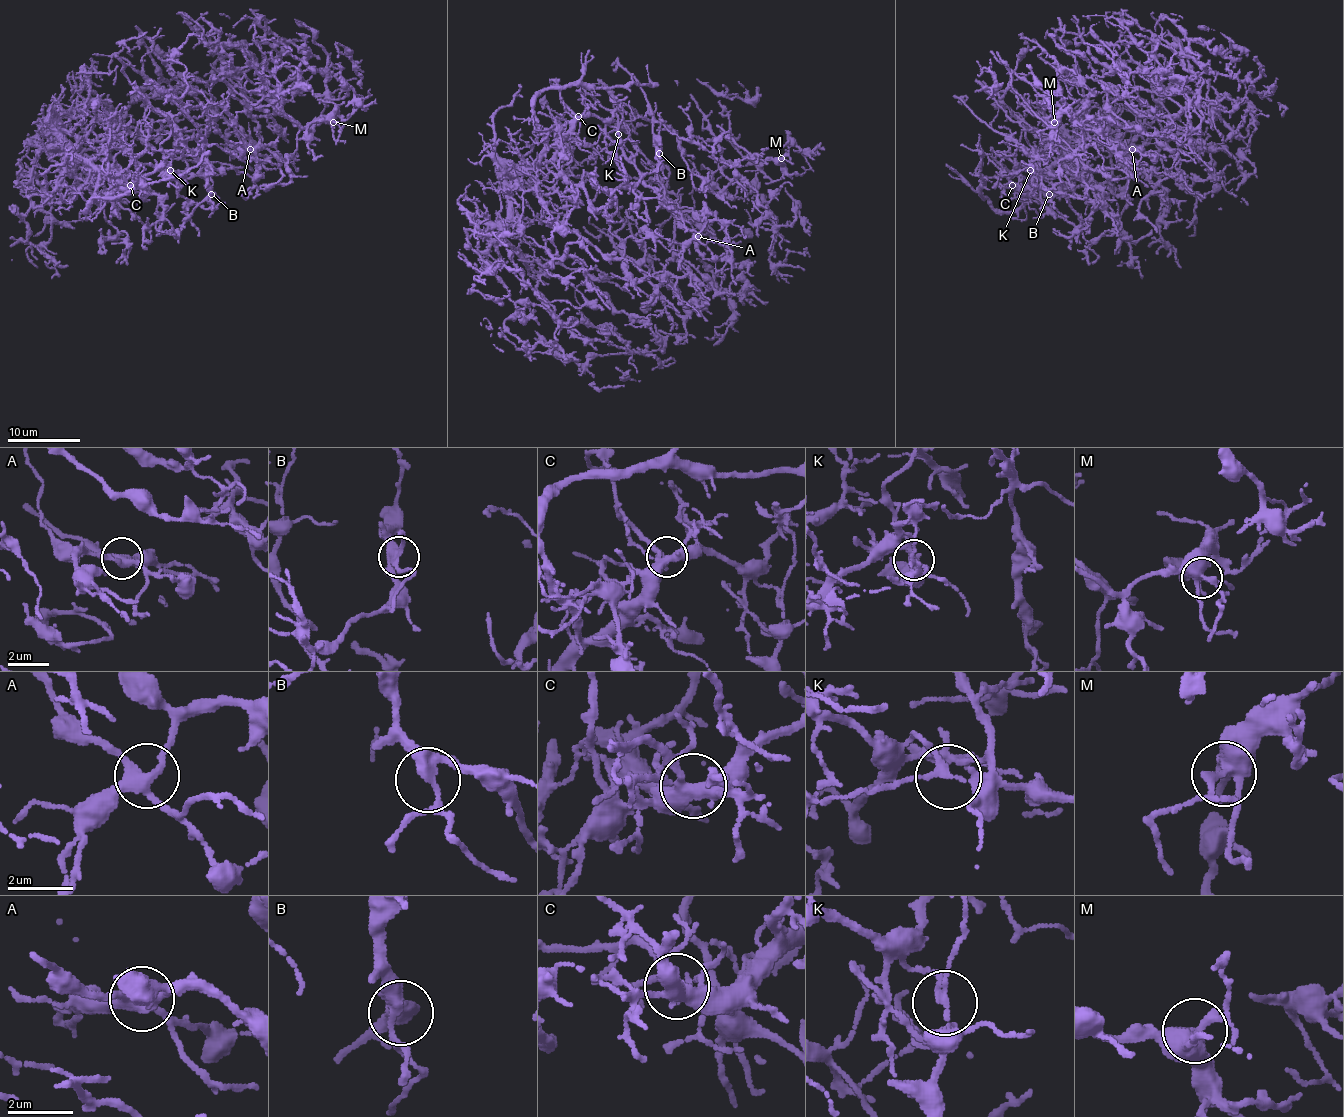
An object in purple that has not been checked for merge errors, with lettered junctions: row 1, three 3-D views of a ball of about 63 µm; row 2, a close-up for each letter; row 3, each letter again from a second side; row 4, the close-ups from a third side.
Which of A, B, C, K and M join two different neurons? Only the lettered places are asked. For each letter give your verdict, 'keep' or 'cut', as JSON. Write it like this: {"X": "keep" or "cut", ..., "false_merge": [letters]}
{"A": "keep", "B": "keep", "C": "keep", "K": "cut", "M": "keep", "false_merge": ["K"]}

